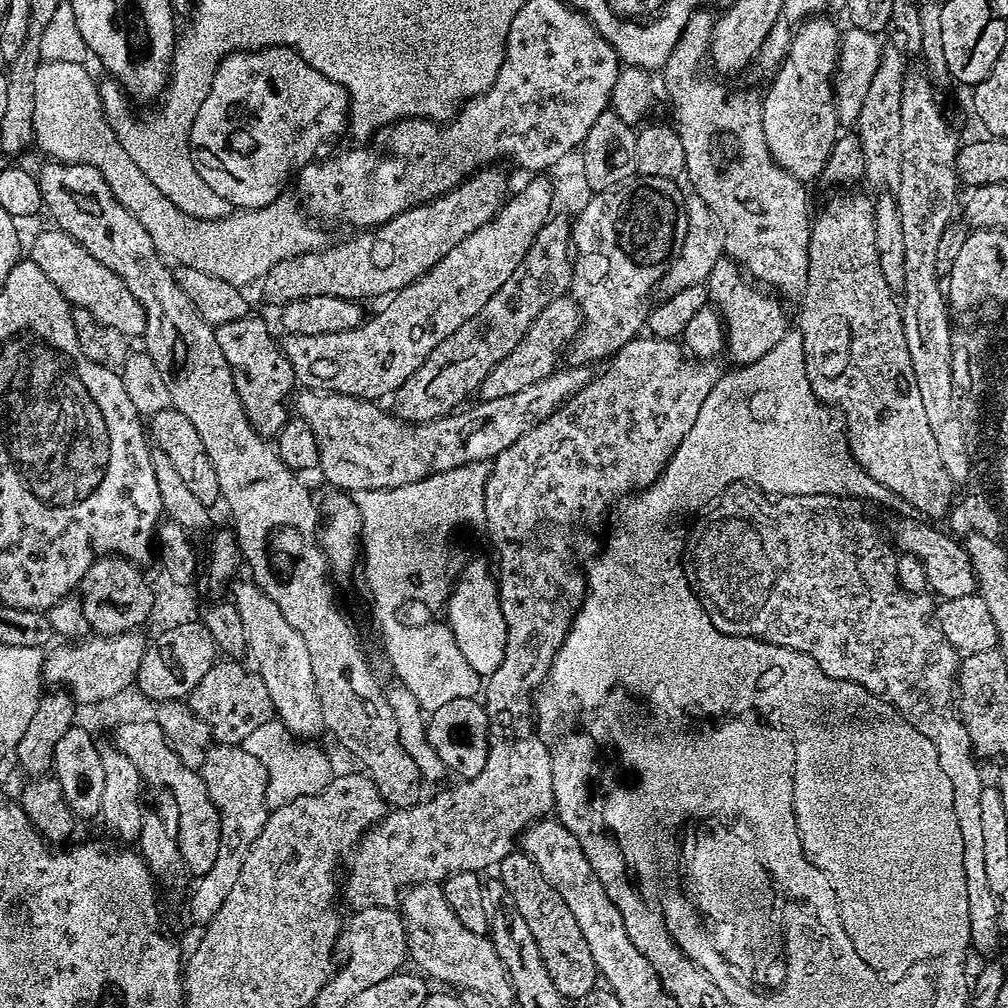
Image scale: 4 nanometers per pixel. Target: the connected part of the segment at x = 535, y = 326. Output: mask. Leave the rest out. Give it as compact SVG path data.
M567 295L559 296L556 300L542 310L527 332L523 334L522 340L514 346L504 359L493 368L480 384L478 396L480 400L502 398L506 394L512 394L522 390L522 388L546 378L557 367L556 359L561 359L562 353L567 349L570 341L576 337L576 333L582 327L582 317L580 307L575 300Z

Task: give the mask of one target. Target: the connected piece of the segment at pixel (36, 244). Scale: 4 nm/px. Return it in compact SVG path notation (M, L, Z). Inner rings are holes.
M59 230L51 231L42 233L32 244L30 259L38 266L38 270L42 270L42 274L46 274L46 278L50 278L54 286L58 286L69 304L90 310L90 314L94 314L98 322L114 326L114 330L118 330L123 336L143 337L144 311L138 298L134 298L134 294L126 290L126 282L122 282L122 278L118 278L114 270L106 270L106 266L102 266L102 262L91 256L74 237Z

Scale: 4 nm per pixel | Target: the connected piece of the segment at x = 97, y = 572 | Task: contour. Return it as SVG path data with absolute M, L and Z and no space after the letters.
M105 554L92 561L80 579L78 595L89 629L96 634L130 632L147 625L152 604L153 585L139 572L137 565L123 556Z

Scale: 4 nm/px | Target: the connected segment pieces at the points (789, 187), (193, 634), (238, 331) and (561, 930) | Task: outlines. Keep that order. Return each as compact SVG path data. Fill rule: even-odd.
M697 10L662 69L664 88L672 99L670 120L686 154L686 180L718 218L724 231L724 256L736 261L753 281L796 302L808 281L812 225L807 187L773 160L762 130L761 97L752 92L727 92L715 80L708 65L713 23L713 13Z
M202 622L170 626L169 629L155 633L147 641L142 662L138 666L135 687L140 688L141 694L149 696L152 702L186 698L217 659L218 649L214 638Z
M255 314L215 325L215 330L218 346L230 366L236 394L246 418L252 423L252 429L263 438L275 437L290 419L290 408L289 405L288 408L284 405L284 399L296 380L281 345L268 333L267 326Z
M515 850L501 861L498 872L500 883L514 902L518 914L526 918L526 926L530 926L534 942L538 942L538 954L542 954L542 962L546 966L546 974L550 974L550 982L554 982L565 1001L583 1001L597 987L598 973L590 954L590 946L582 930L578 930L574 914L570 914L570 906L562 902L562 894L558 894L556 887L546 879L532 857L522 850Z

